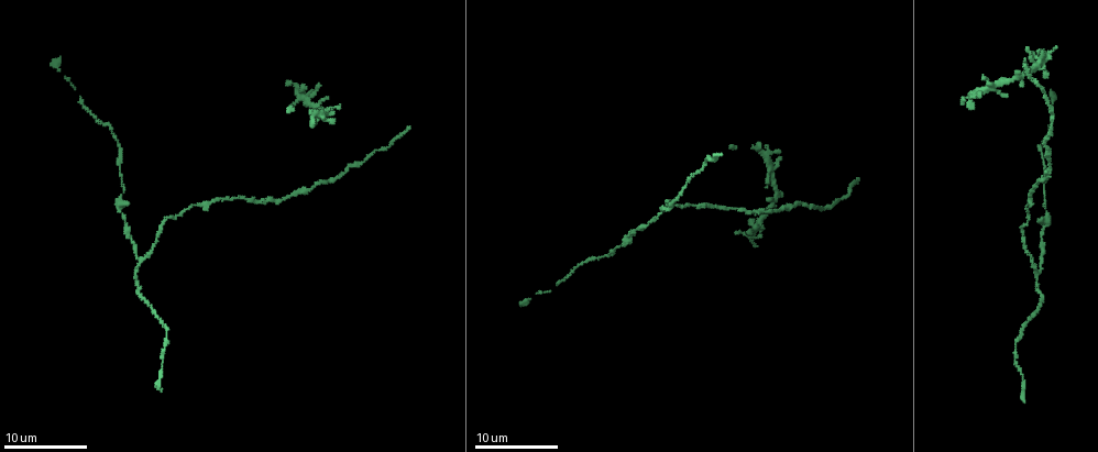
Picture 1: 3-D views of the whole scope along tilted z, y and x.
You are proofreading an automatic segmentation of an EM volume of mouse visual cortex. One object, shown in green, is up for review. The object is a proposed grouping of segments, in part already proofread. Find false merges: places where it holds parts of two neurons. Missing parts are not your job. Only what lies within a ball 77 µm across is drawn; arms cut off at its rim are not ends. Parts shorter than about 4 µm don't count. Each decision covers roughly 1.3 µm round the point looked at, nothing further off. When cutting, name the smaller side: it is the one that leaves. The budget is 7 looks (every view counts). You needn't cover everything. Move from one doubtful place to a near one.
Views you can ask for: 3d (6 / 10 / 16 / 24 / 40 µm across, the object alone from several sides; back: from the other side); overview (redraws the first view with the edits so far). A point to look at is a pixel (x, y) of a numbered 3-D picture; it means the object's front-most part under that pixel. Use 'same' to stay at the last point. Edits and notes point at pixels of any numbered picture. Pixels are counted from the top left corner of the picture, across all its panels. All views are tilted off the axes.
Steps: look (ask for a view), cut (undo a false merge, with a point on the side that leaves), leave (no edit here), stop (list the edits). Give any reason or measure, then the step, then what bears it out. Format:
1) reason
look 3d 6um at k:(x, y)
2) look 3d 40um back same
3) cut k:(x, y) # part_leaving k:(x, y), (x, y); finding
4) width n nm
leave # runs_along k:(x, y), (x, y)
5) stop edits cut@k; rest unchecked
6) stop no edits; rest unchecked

look 3d 10um at 1:(660, 211)

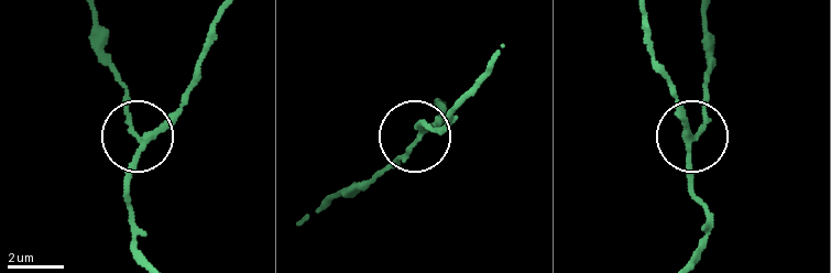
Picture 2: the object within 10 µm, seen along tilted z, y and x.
leave # runs_along 2:(648, 21), (656, 59), (690, 137), (693, 200); one neuron here

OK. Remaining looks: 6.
sudden change in width
look 3d 6um at 1:(792, 208)

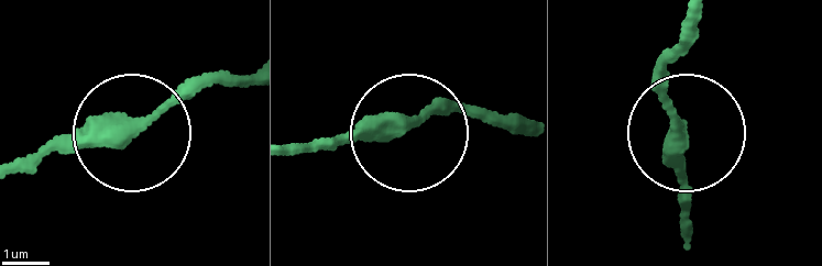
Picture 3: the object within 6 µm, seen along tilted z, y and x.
leave # runs_along 3:(690, 214), (686, 140), (661, 56); continuous, no second neuron

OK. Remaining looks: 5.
look 3d 16um at 1:(1054, 113)

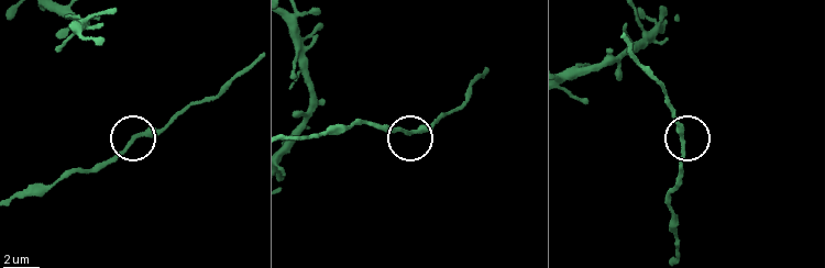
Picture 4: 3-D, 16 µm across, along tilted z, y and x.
leave # runs_along 4:(12, 199), (100, 169), (182, 113); continuous, no second neuron

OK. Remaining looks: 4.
stop no edits; rest unchecked

